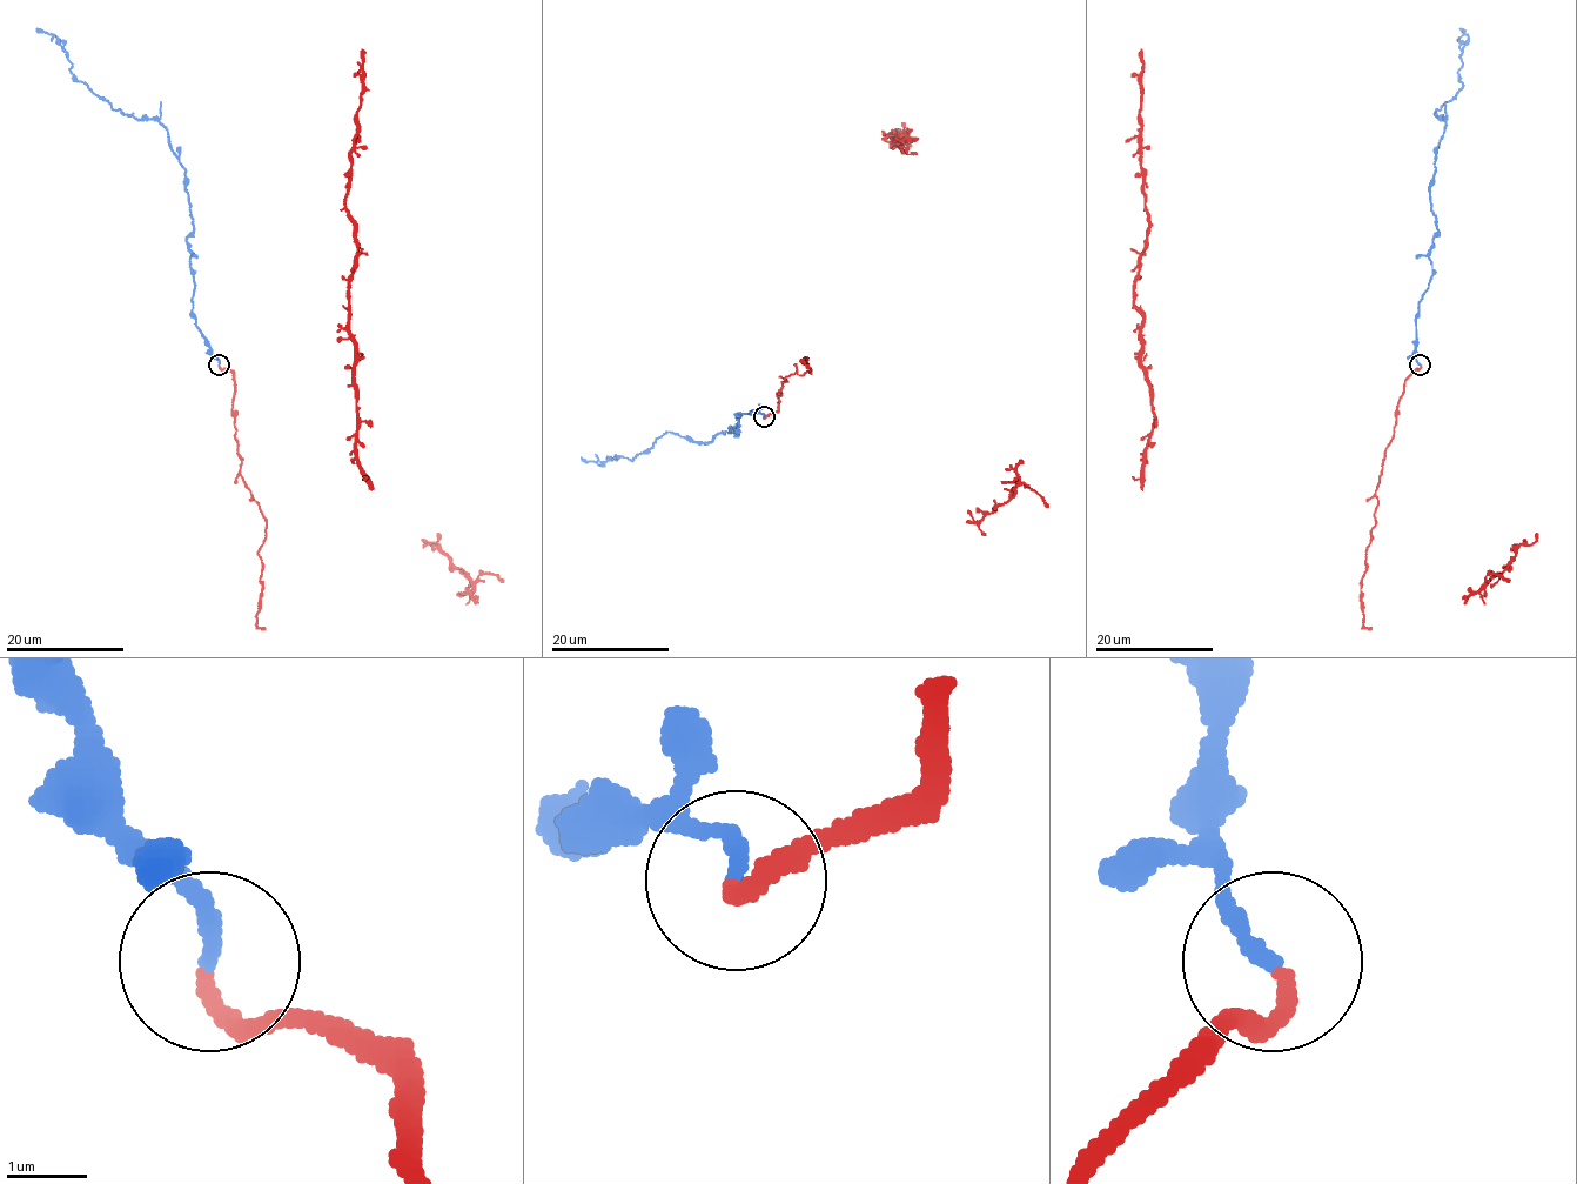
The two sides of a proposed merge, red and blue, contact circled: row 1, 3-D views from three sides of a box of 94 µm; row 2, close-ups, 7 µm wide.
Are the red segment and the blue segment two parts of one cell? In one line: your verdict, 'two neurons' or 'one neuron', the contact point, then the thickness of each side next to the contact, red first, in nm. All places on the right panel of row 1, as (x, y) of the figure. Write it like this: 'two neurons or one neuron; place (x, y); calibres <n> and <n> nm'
one neuron; place (1420, 365); calibres 220 and 200 nm

